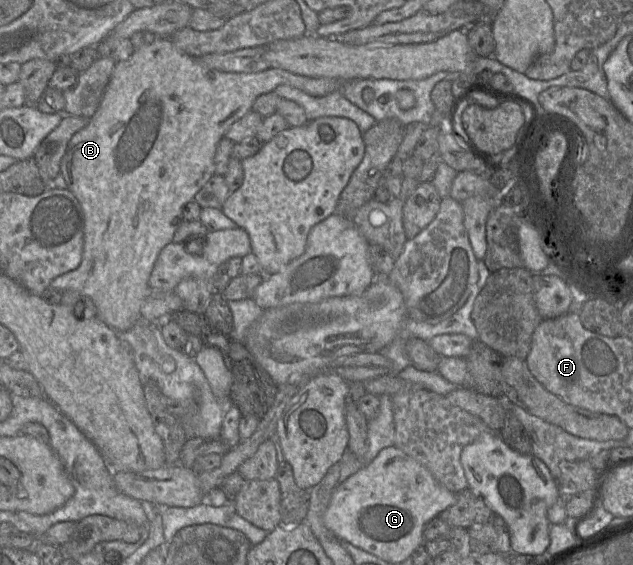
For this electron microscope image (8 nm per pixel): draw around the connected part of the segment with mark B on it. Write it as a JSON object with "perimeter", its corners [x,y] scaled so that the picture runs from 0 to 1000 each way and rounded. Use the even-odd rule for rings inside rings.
{"perimeter":[[[248,65],[240,76],[215,87],[204,104],[185,110],[153,196],[142,207],[139,221],[114,241],[96,281],[95,306],[101,315],[104,333],[120,349],[133,379],[133,432],[126,469],[118,478],[84,494],[77,510],[92,515],[122,515],[147,533],[153,549],[153,563],[164,573],[186,589],[207,582],[220,566],[226,566],[221,547],[226,535],[242,517],[234,497],[250,451],[264,432],[273,428],[275,412],[284,393],[289,391],[289,366],[306,354],[311,340],[340,308],[341,264],[365,221],[398,196],[398,188],[411,168],[433,163],[442,150],[455,150],[494,172],[512,172],[534,161],[539,149],[540,145],[536,142],[479,136],[439,120],[423,120],[408,129],[346,126],[324,117],[313,104],[288,92],[265,65]]]}

